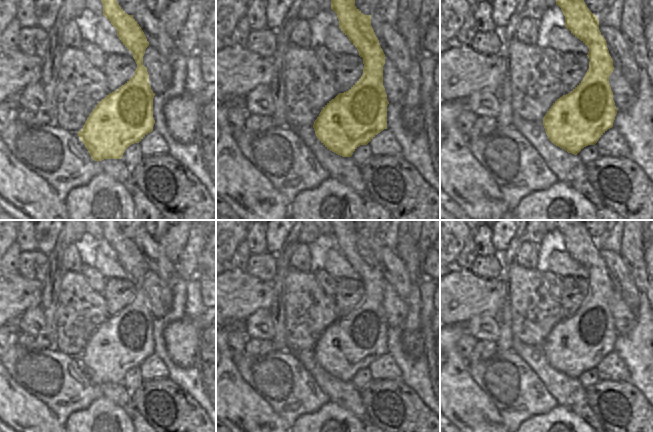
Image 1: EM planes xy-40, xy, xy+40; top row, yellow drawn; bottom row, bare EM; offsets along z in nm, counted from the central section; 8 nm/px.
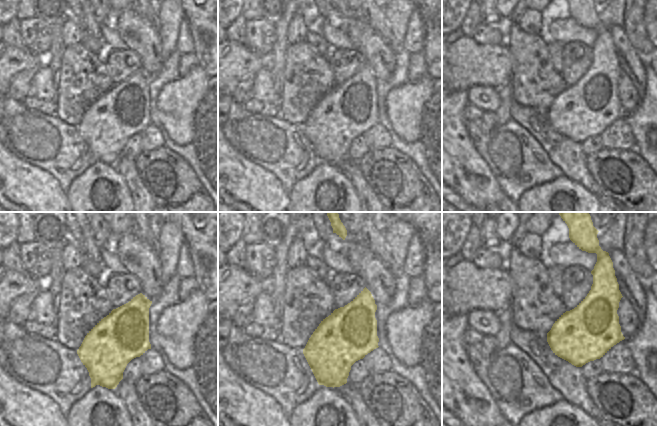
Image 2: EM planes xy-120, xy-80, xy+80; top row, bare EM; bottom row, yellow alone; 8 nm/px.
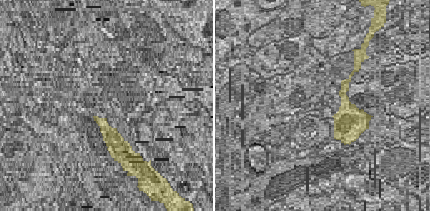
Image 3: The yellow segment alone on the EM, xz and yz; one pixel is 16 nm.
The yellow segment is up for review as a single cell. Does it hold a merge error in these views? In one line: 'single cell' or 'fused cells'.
fused cells

